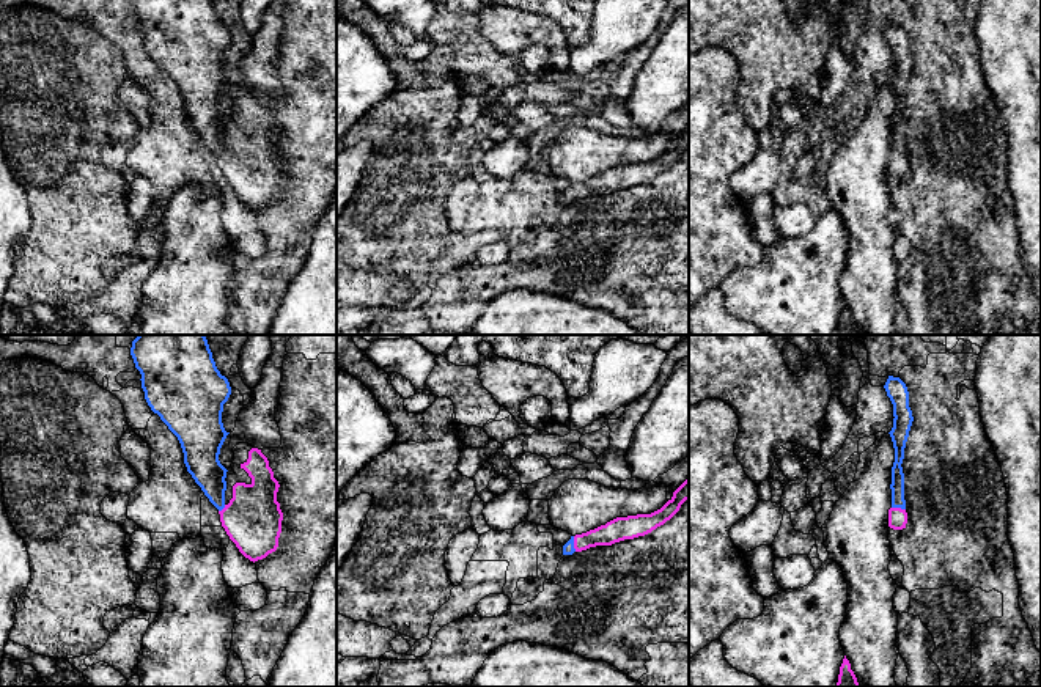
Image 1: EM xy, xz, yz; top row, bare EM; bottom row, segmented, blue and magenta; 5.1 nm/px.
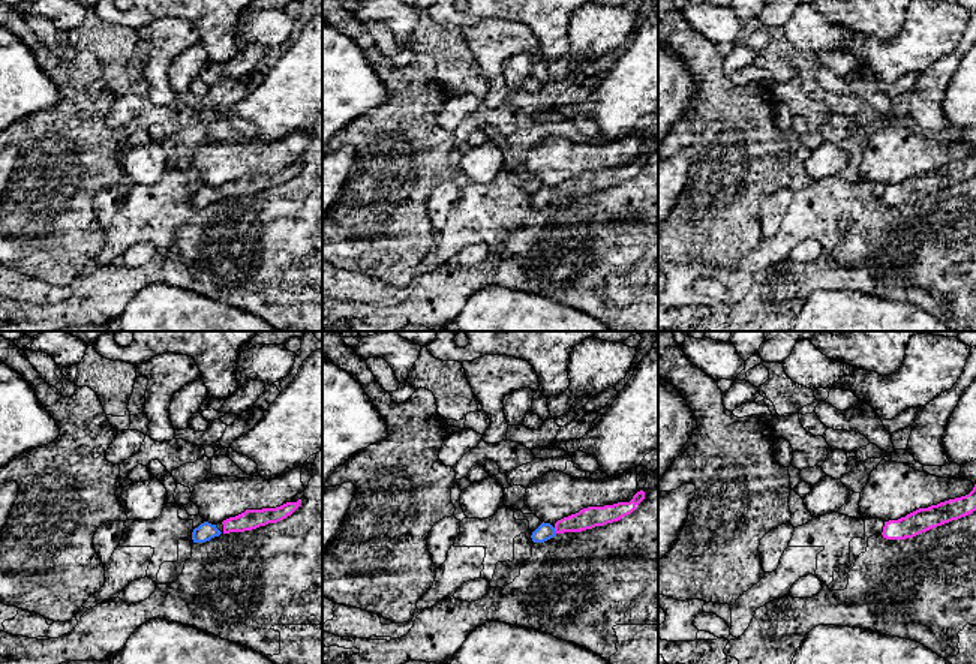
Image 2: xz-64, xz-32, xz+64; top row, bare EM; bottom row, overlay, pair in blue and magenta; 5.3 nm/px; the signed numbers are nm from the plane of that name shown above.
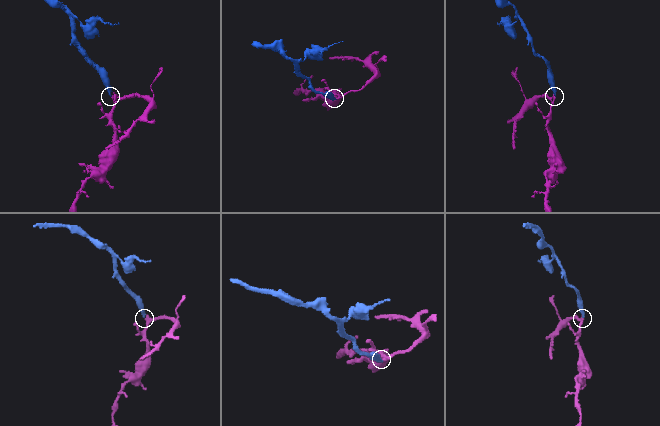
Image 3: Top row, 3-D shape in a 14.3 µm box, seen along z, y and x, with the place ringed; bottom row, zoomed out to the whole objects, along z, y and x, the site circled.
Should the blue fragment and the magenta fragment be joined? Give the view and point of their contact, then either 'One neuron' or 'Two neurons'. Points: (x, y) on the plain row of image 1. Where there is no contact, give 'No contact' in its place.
Touches blue at xz (573, 192). One neuron

